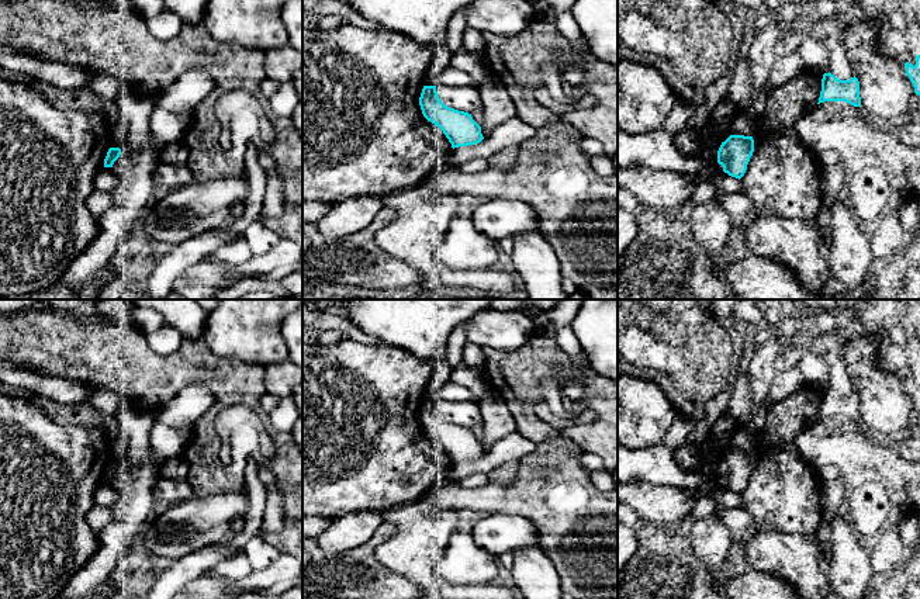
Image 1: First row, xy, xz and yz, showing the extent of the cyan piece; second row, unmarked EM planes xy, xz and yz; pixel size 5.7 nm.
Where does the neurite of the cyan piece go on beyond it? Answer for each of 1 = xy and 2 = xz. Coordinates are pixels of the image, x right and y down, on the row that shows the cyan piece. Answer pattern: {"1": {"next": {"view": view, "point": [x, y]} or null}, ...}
{"1": {"next": null}, "2": {"next": null}}

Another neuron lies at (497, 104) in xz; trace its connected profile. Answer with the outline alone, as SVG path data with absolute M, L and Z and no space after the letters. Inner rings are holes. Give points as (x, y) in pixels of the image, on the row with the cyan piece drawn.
M488 75L477 86L483 108L484 124L481 127L483 136L504 121L516 117L515 101L506 91L502 82L495 75Z

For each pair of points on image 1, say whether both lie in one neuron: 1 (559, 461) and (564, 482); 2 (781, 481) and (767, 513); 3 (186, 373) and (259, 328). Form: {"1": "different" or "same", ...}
{"1": "different", "2": "same", "3": "different"}

